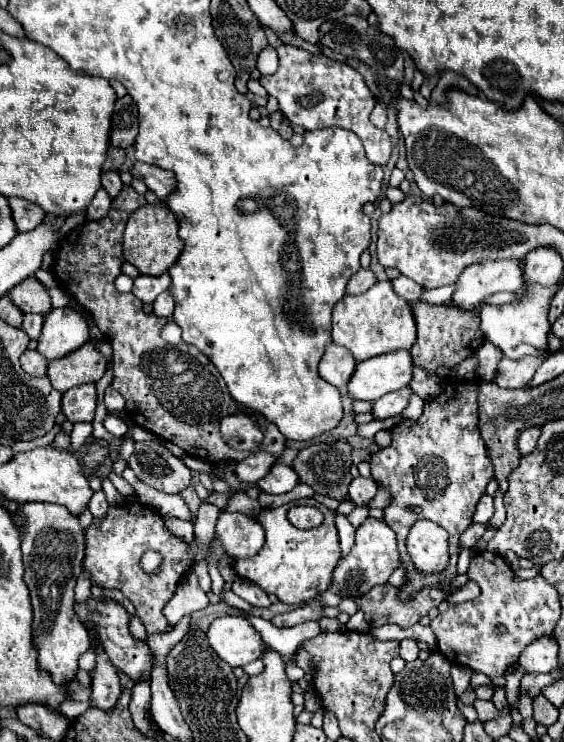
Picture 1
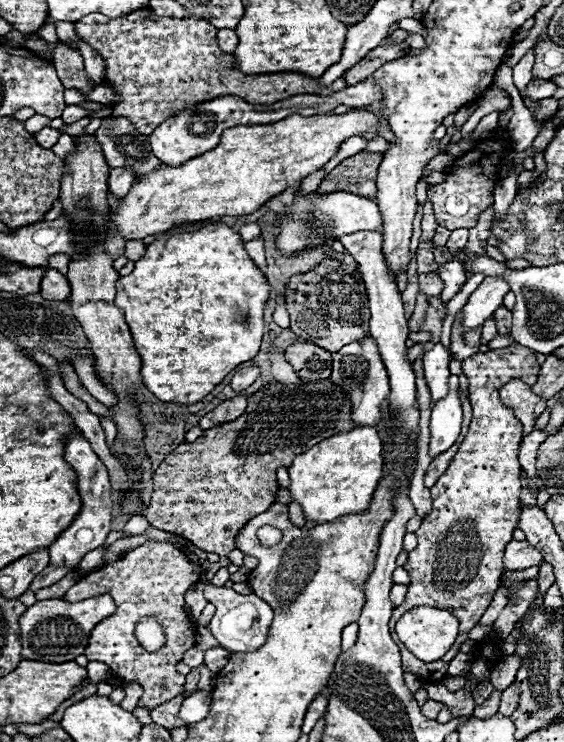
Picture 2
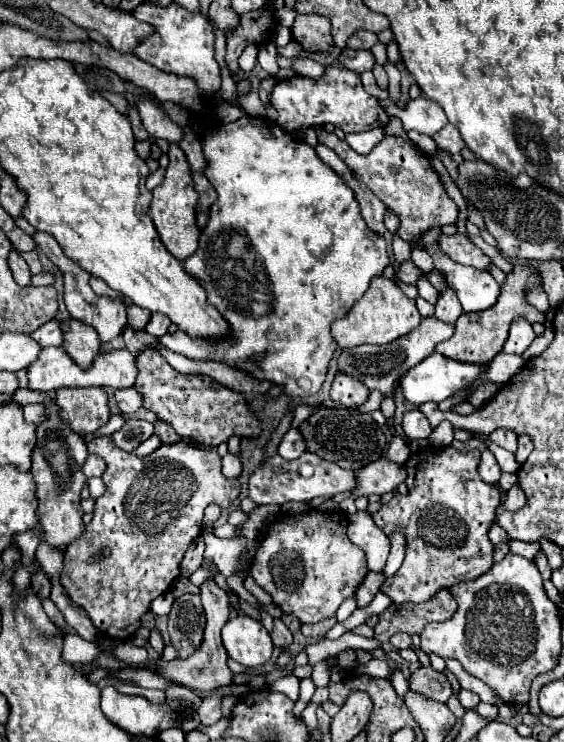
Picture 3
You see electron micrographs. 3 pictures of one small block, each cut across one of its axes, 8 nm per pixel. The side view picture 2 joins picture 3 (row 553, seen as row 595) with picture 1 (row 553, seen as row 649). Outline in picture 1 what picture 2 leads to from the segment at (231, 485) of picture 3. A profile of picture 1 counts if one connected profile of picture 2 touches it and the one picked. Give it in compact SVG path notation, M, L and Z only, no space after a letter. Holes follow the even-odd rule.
M138 502L108 506L108 512L100 518L100 524L90 524L86 528L84 568L90 574L92 586L100 586L102 590L120 590L136 606L136 616L144 622L148 634L166 632L168 622L162 608L174 596L174 590L192 566L194 558L188 552L188 544L166 528L158 512ZM146 550L156 550L164 556L158 574L148 576L140 570L138 562Z

